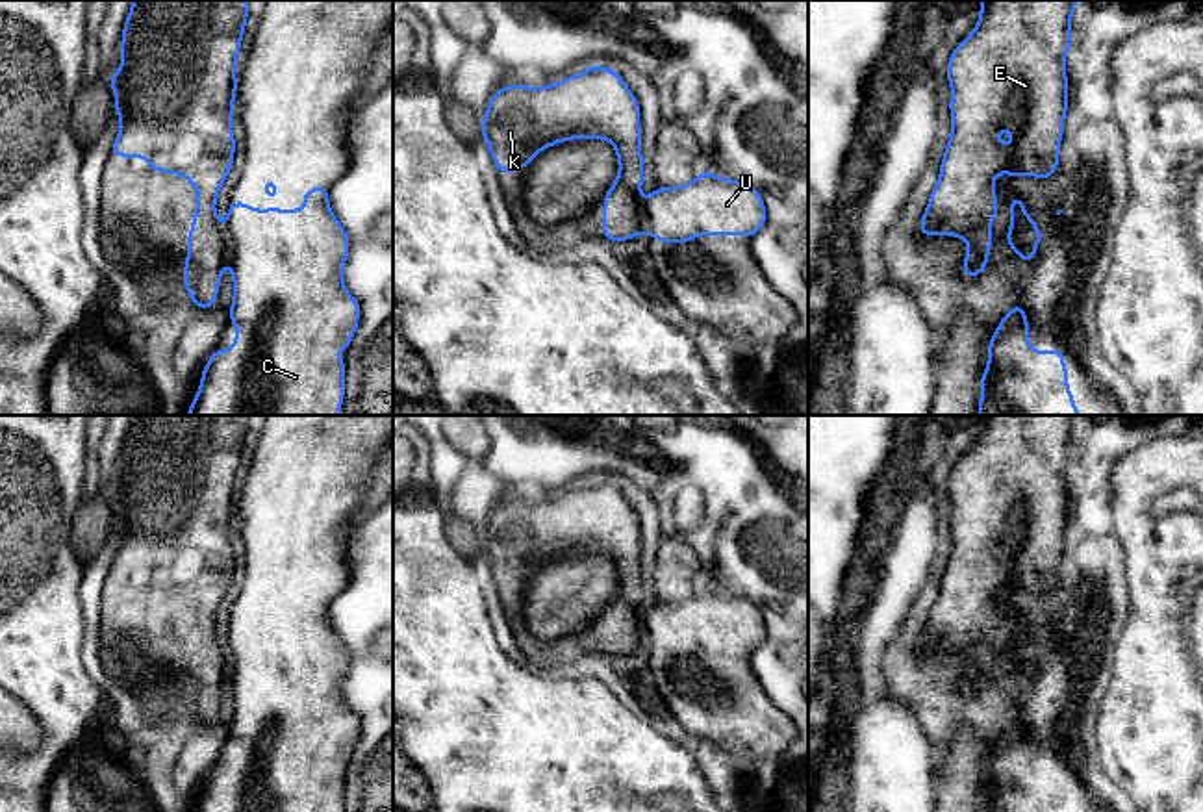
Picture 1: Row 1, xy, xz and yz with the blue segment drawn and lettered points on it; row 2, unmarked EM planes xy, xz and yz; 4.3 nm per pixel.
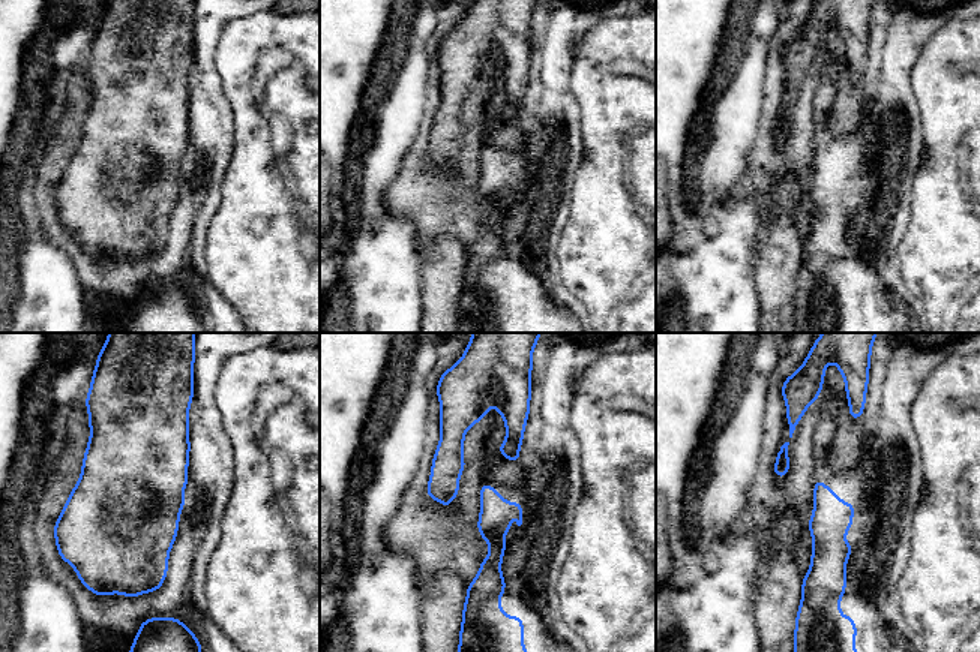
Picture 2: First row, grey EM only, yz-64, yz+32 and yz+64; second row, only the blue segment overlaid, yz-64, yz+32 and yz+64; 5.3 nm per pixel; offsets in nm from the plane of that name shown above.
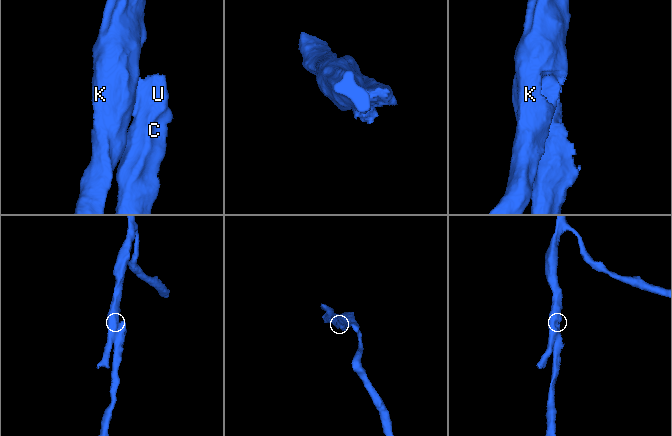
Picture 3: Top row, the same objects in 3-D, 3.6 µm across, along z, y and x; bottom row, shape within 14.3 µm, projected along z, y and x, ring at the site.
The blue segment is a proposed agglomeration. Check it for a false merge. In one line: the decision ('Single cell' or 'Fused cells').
Fused cells

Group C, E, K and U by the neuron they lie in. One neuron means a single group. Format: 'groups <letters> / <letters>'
groups C U / E K

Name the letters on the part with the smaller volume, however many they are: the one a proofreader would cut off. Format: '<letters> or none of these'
C, U

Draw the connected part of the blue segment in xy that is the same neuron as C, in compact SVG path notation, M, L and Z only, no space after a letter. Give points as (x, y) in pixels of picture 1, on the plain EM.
M310 603L300 612L306 625L252 625L247 617L230 617L222 643L234 691L230 738L239 749L230 766L211 768L198 812L345 812L345 773L334 768L348 764L360 738L360 717L343 699L348 653L328 621L328 608L330 603Z

